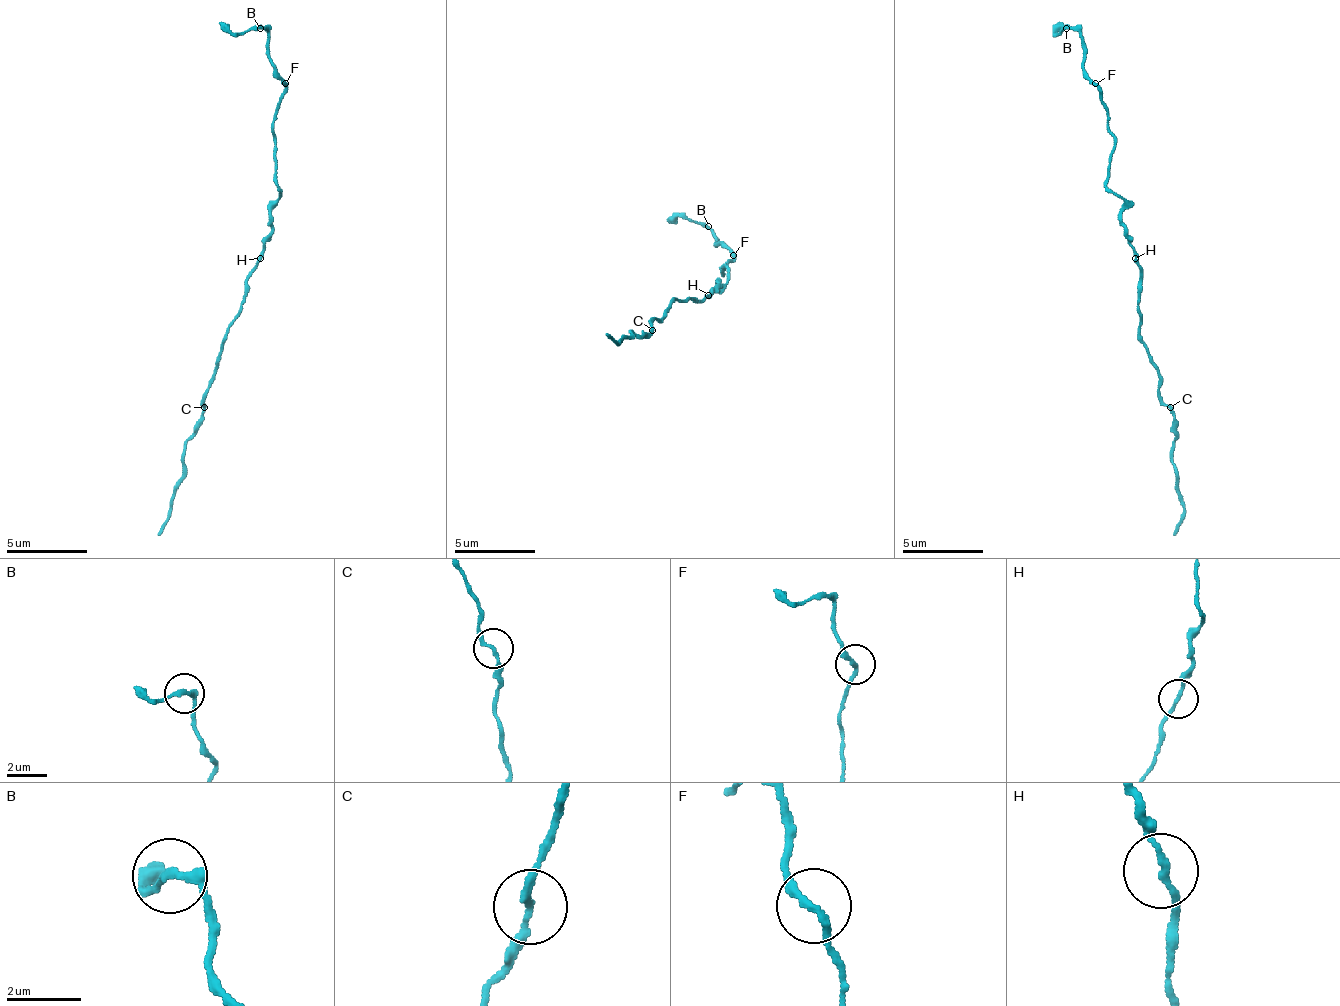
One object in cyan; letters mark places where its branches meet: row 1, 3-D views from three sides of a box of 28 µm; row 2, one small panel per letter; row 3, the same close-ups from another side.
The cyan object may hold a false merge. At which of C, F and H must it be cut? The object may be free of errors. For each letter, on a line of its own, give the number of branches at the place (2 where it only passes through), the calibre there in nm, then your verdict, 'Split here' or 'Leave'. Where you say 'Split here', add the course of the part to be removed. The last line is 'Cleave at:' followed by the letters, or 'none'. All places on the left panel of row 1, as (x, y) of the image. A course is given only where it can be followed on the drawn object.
C: Branches: 2. Thickness 170 nm. Leave
F: Branches: 2. Thickness 200 nm. Leave
H: Branches: 2. Thickness 160 nm. Leave
Cleave at: none

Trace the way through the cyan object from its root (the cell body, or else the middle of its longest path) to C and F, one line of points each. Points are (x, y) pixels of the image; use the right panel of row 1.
C: (1139, 258), (1139, 339), (1151, 363), (1159, 372), (1159, 396), (1171, 408)
F: (1139, 258), (1123, 230), (1123, 202), (1106, 185), (1114, 133), (1106, 125), (1102, 92), (1094, 84)

